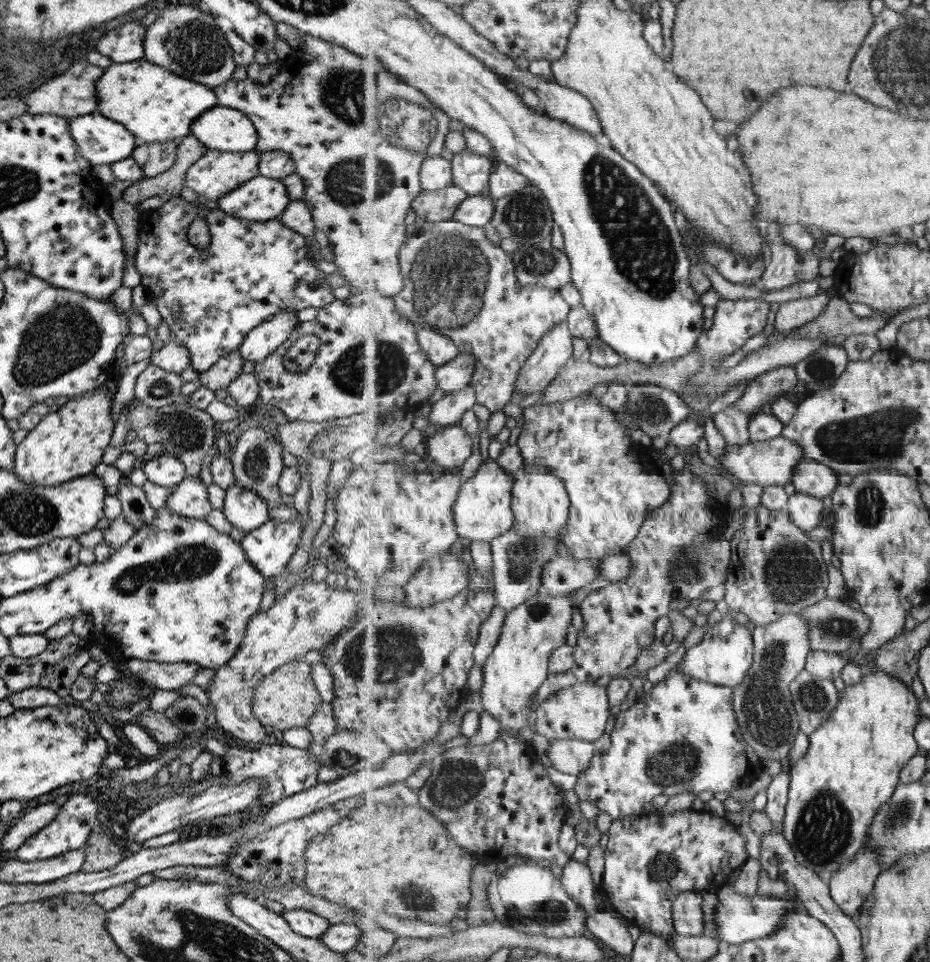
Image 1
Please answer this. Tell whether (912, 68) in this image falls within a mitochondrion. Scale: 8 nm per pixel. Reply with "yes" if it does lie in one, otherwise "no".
yes

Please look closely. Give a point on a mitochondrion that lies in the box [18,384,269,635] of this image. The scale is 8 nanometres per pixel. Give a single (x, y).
(188, 562)

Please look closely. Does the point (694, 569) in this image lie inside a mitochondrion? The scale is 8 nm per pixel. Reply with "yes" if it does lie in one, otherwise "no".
yes

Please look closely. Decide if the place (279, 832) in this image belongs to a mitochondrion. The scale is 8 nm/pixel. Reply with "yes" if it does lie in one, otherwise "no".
no

